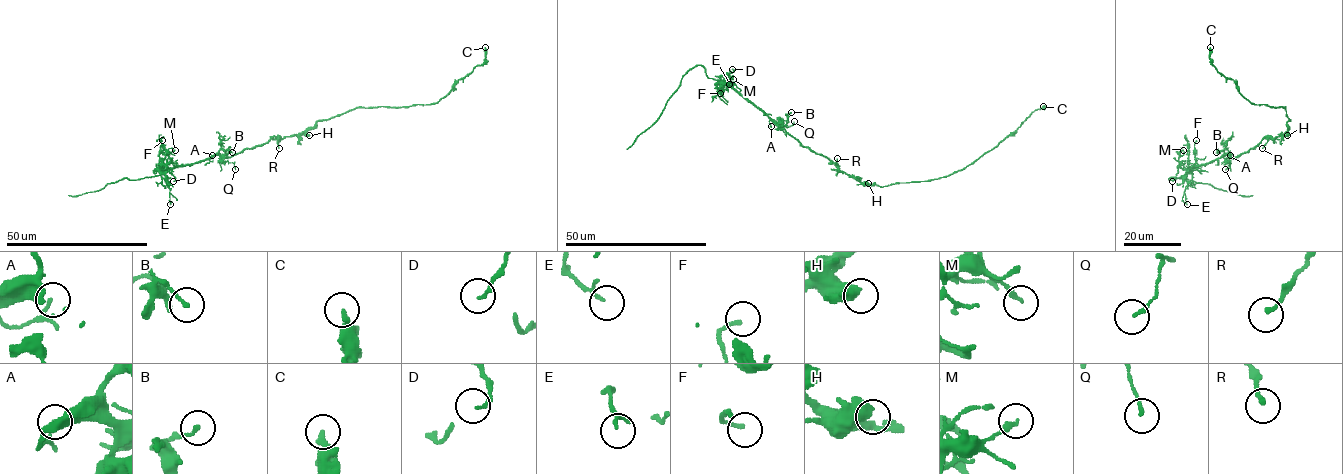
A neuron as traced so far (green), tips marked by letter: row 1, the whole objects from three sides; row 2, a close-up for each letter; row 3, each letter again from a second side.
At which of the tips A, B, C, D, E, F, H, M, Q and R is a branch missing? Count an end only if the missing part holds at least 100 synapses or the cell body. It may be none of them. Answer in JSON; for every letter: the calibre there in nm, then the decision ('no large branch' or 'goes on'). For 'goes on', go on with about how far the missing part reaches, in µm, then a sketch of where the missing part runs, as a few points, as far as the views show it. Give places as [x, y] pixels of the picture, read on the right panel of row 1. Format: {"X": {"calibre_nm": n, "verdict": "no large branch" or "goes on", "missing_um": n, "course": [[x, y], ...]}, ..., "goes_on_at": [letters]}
{"A": {"calibre_nm": 80, "verdict": "no large branch"}, "B": {"calibre_nm": 140, "verdict": "no large branch"}, "C": {"calibre_nm": 320, "verdict": "no large branch"}, "D": {"calibre_nm": 120, "verdict": "no large branch"}, "E": {"calibre_nm": 100, "verdict": "no large branch"}, "F": {"calibre_nm": 150, "verdict": "no large branch"}, "H": {"calibre_nm": 600, "verdict": "no large branch"}, "M": {"calibre_nm": 140, "verdict": "no large branch"}, "Q": {"calibre_nm": 140, "verdict": "no large branch"}, "R": {"calibre_nm": 190, "verdict": "no large branch"}, "goes_on_at": []}

